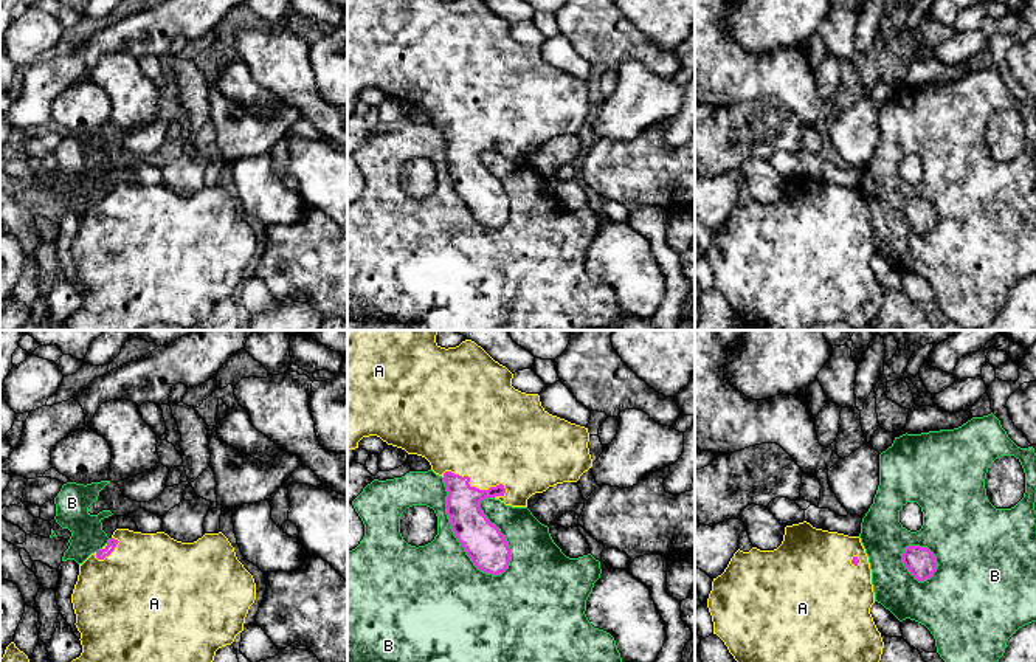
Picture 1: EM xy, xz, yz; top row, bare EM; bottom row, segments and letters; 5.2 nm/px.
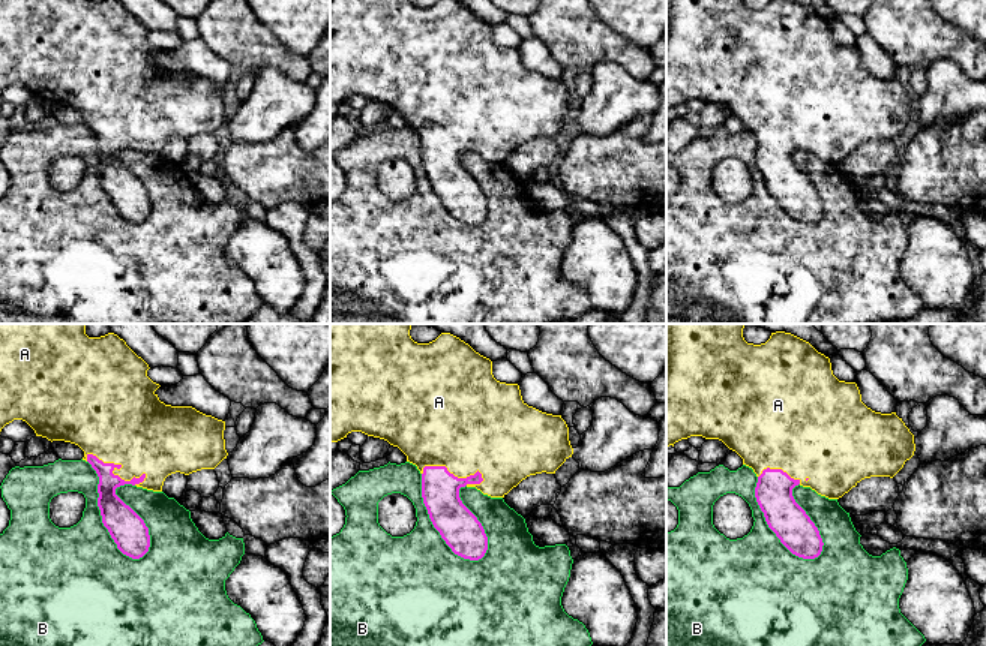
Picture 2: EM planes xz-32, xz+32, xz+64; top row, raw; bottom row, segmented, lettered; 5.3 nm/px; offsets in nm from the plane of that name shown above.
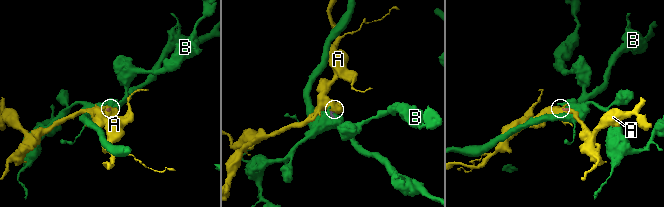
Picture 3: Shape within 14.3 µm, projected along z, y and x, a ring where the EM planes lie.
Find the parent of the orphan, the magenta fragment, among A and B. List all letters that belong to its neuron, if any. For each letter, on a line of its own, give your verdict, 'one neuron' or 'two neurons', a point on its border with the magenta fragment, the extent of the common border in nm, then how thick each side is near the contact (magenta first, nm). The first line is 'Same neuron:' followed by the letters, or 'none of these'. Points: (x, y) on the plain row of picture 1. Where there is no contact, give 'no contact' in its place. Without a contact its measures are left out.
Same neuron: A
A: one neuron | xz (473, 140) | 340 nm | 190/420 nm
B: two neurons | xz (455, 188) | 600 nm | 200/400 nm

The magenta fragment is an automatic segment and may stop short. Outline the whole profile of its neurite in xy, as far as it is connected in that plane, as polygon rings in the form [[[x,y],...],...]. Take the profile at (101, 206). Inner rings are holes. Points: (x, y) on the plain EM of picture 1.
[[[116,181],[102,202],[79,217],[71,256],[82,305],[64,326],[67,330],[143,330],[157,322],[203,324],[216,304],[243,284],[254,253],[254,231],[222,184],[181,195],[164,184]]]

